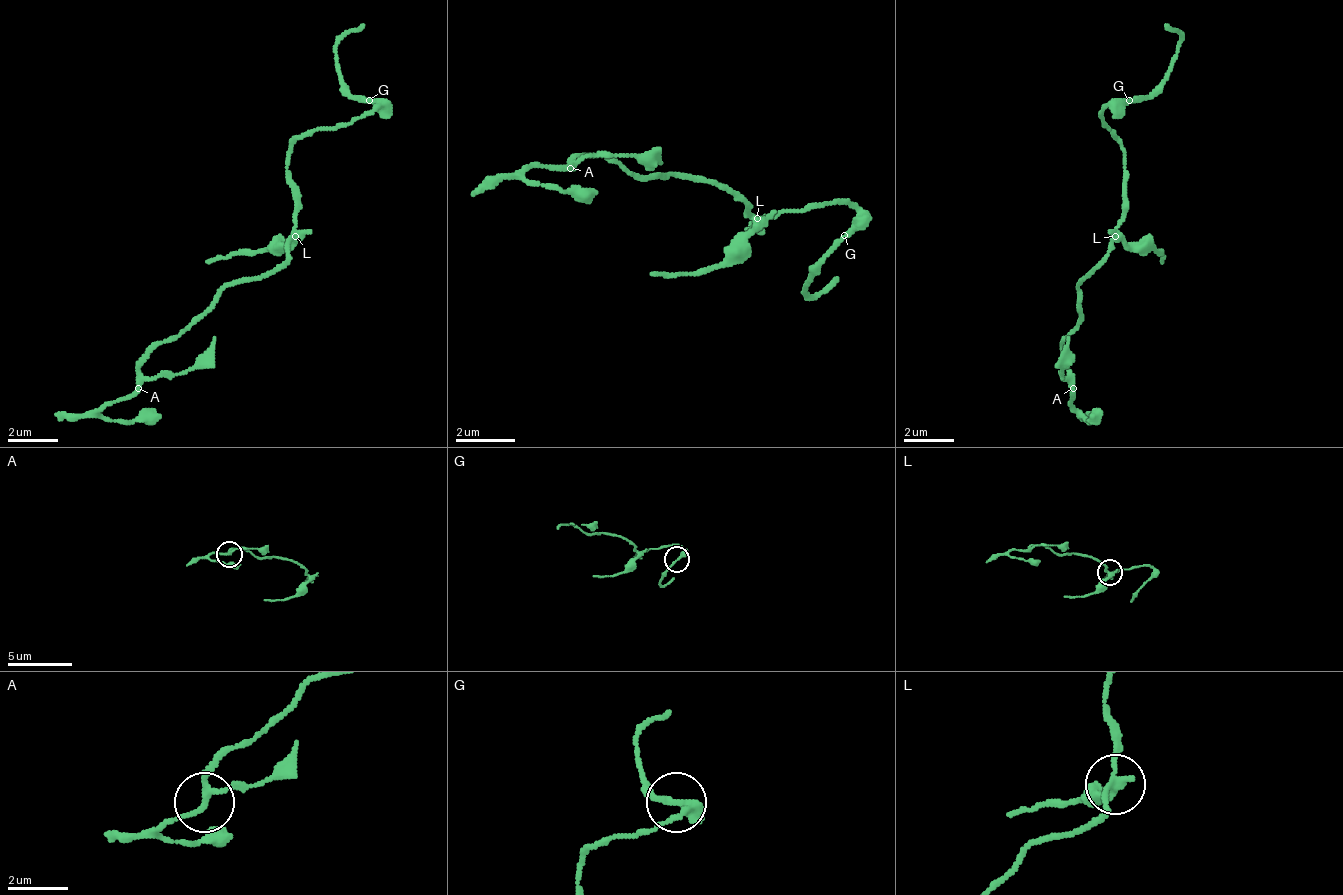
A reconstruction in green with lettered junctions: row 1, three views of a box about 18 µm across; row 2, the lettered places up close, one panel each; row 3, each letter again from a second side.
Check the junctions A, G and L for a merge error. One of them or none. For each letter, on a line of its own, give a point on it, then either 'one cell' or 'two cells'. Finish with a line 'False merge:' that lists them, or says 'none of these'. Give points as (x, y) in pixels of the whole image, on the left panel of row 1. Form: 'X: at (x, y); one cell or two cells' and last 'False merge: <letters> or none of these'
A: at (138, 388); one cell
G: at (369, 100); one cell
L: at (295, 236); two cells
False merge: L

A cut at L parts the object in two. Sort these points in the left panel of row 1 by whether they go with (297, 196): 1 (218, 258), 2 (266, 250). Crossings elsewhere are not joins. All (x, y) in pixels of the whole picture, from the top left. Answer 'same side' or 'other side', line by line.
1: other side
2: other side

